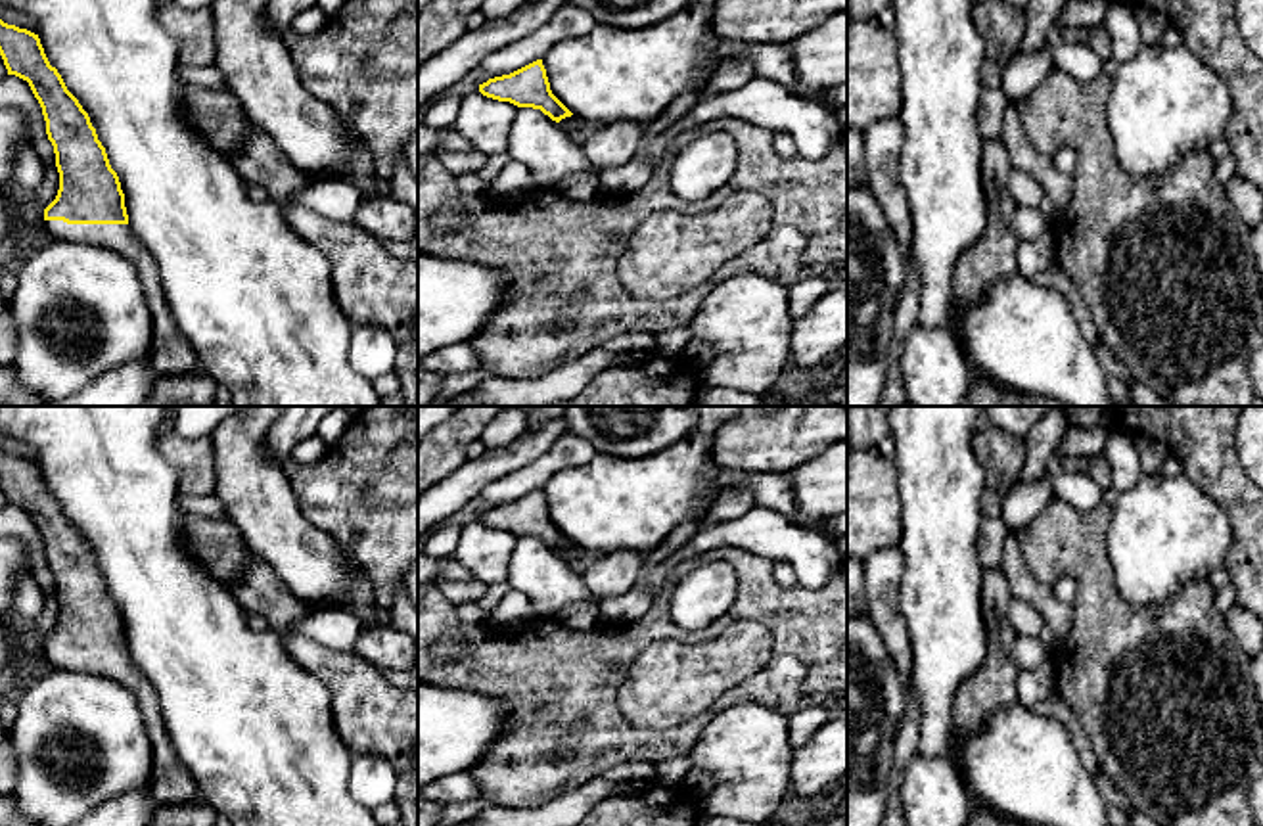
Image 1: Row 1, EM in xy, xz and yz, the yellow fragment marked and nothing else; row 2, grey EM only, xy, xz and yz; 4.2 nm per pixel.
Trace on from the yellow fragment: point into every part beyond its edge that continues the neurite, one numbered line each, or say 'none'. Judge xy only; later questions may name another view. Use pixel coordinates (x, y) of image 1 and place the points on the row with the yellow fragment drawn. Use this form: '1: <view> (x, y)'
1: xy (171, 353)

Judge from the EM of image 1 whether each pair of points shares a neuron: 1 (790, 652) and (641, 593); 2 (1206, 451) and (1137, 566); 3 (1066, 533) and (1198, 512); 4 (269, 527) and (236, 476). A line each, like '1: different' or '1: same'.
1: different
2: different
3: different
4: same

